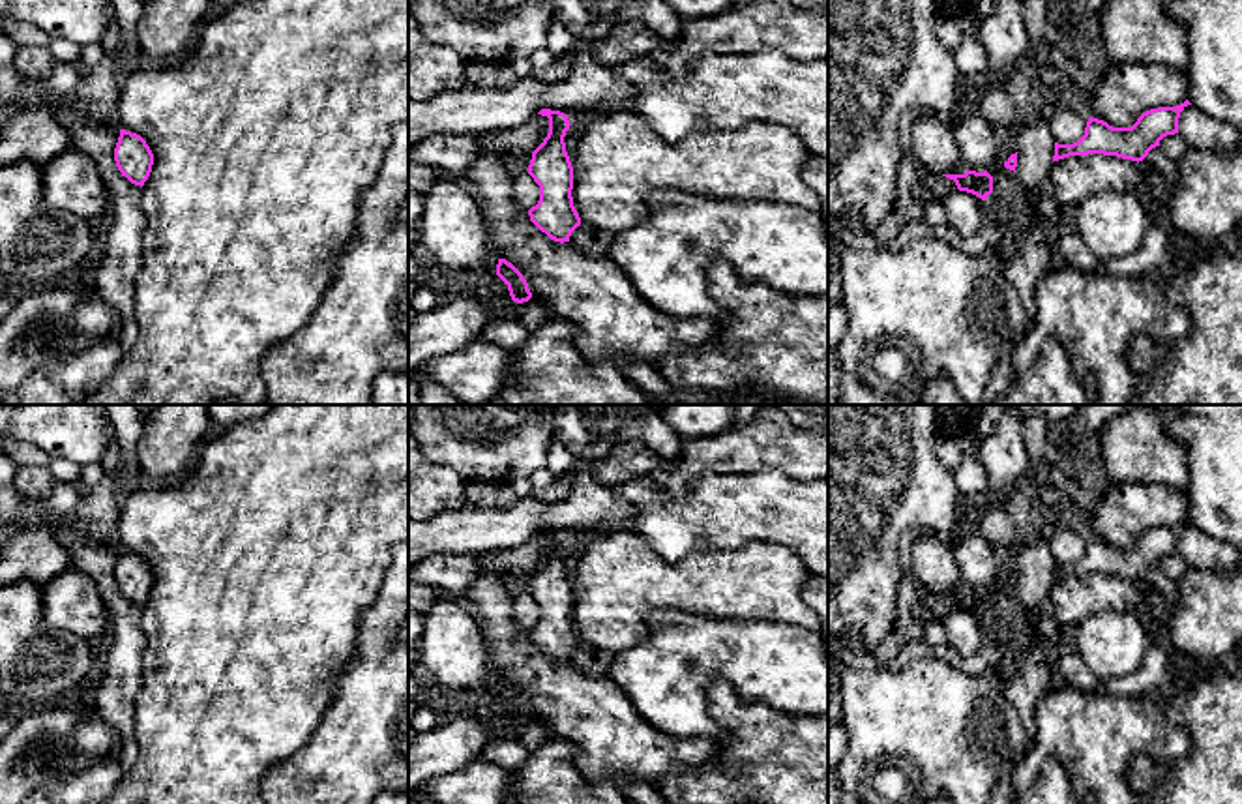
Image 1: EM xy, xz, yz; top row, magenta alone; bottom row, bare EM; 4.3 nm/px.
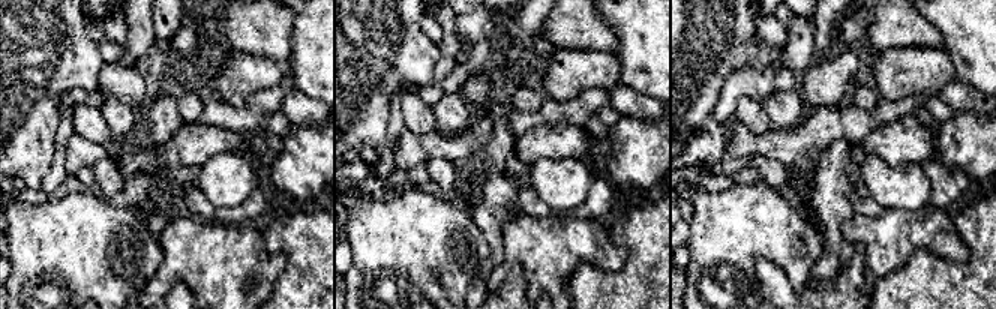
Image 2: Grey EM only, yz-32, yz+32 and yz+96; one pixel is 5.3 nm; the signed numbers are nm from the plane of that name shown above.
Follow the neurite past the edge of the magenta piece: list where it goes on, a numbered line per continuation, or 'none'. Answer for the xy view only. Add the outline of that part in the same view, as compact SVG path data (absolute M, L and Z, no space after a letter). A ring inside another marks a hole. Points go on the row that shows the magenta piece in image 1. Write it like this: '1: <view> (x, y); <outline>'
none

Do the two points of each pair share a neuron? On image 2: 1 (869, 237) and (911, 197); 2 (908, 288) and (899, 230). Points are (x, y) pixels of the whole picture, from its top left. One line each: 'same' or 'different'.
1: different
2: different

